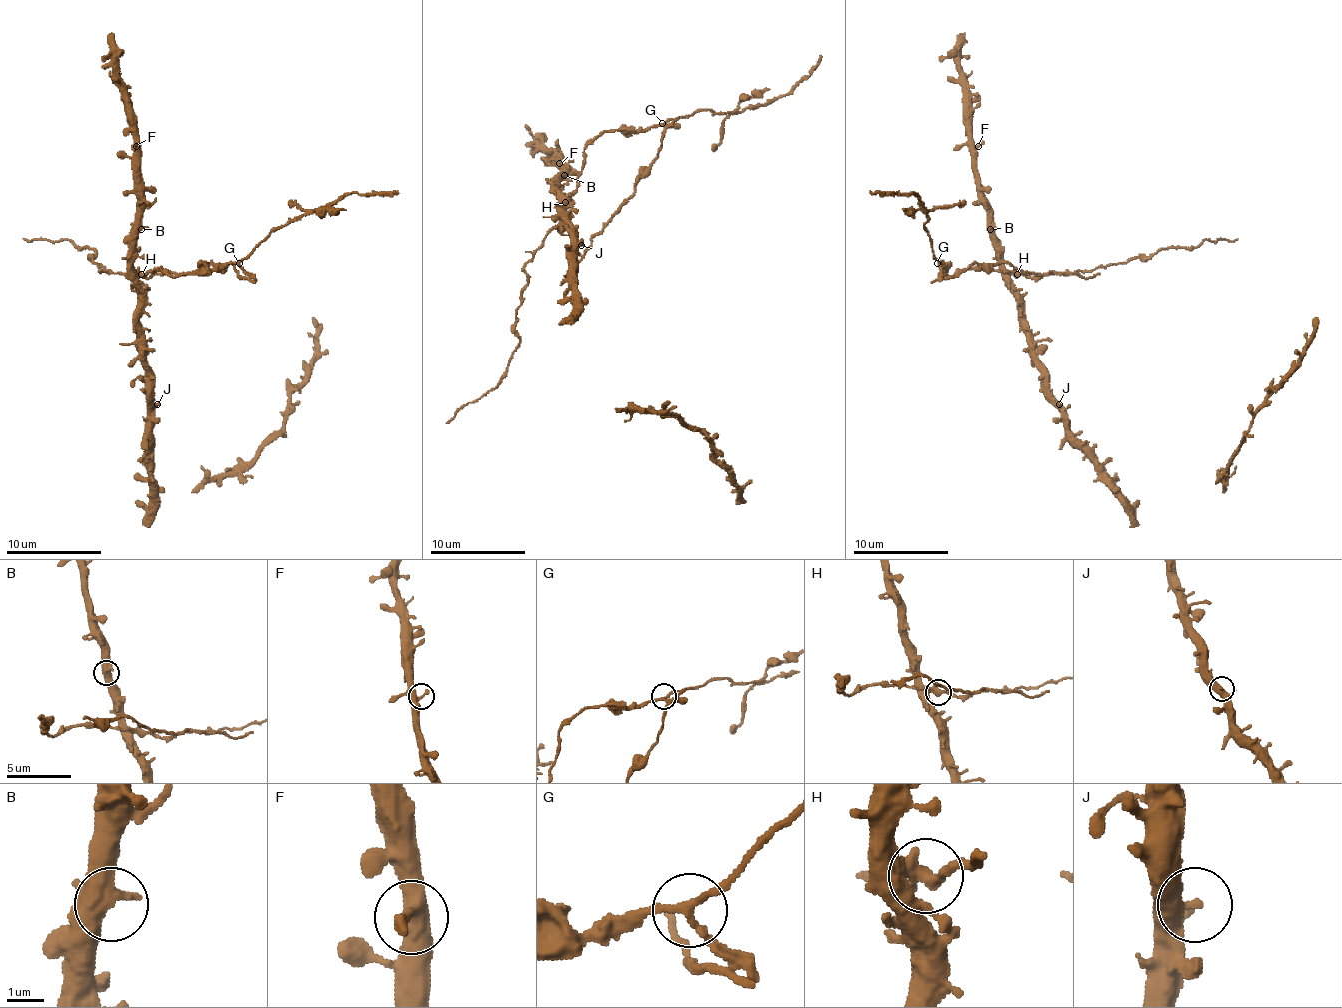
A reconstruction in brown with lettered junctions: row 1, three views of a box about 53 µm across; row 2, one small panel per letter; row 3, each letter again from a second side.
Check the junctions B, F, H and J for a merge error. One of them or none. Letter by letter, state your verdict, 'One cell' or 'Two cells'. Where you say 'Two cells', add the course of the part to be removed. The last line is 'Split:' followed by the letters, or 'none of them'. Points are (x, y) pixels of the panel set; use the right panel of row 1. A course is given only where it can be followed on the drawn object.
B: One cell
F: One cell
H: Two cells. Course of the part to remove: (1016, 275), (964, 270), (949, 277), (940, 263), (940, 275), (952, 277), (976, 263), (1043, 275), (1100, 272)
J: One cell
Split: H

